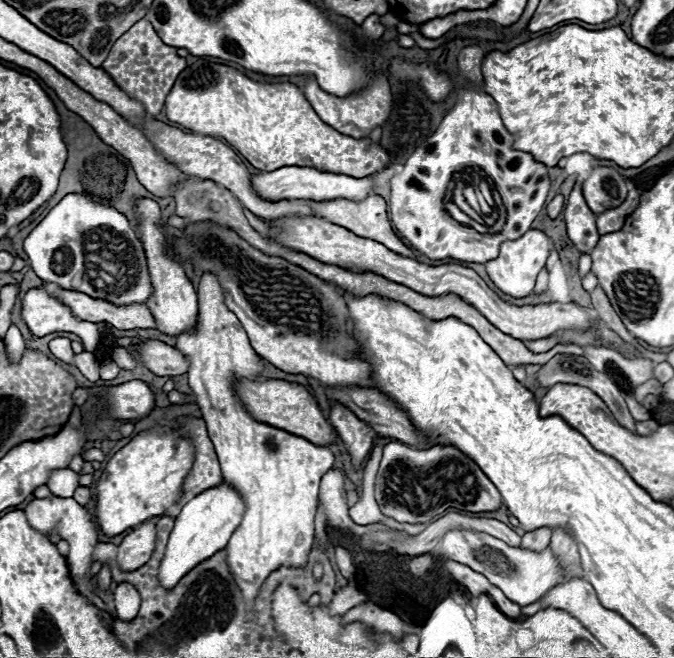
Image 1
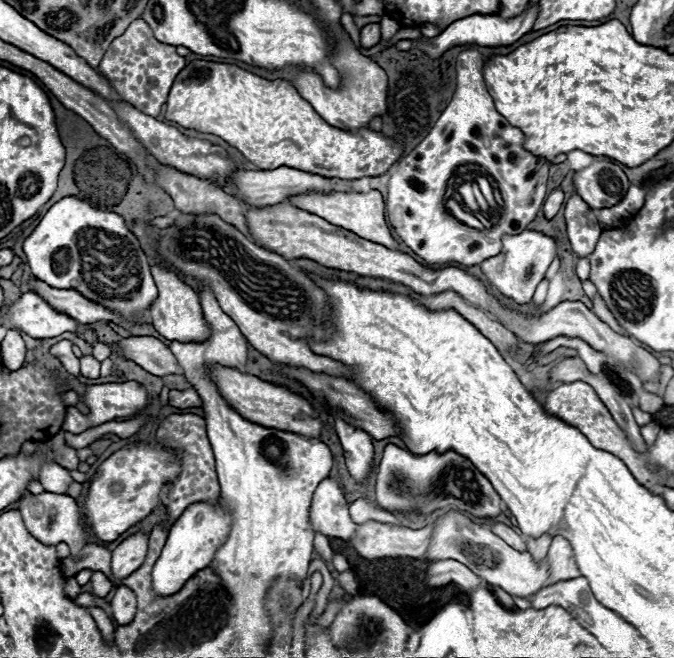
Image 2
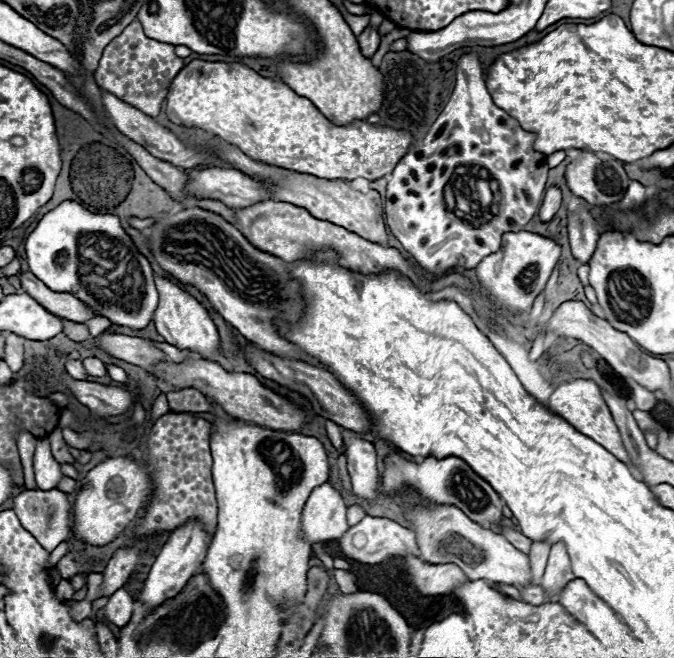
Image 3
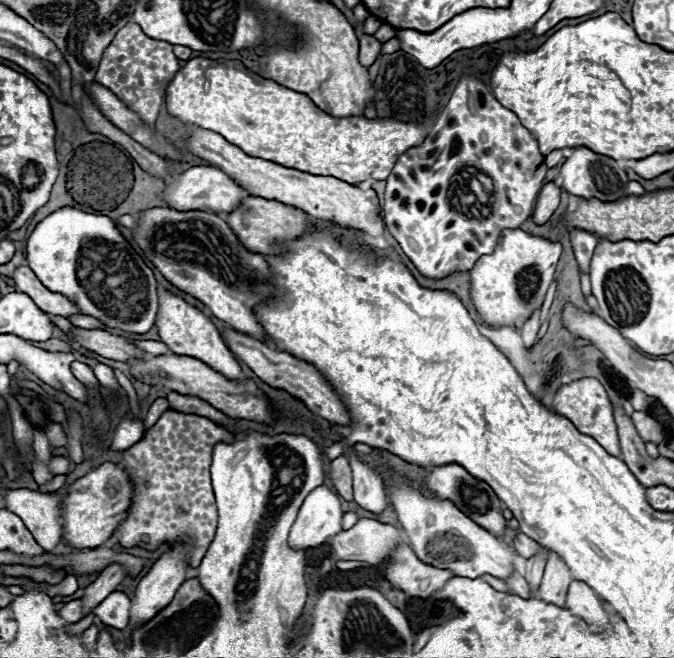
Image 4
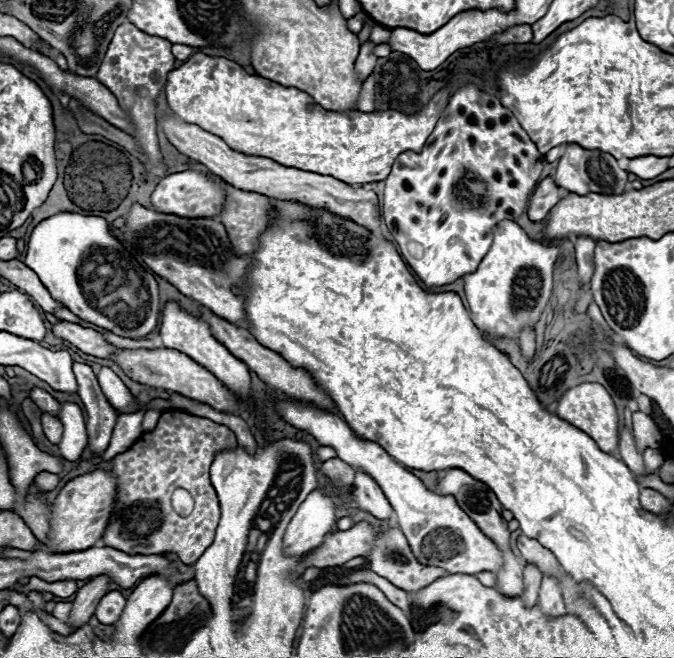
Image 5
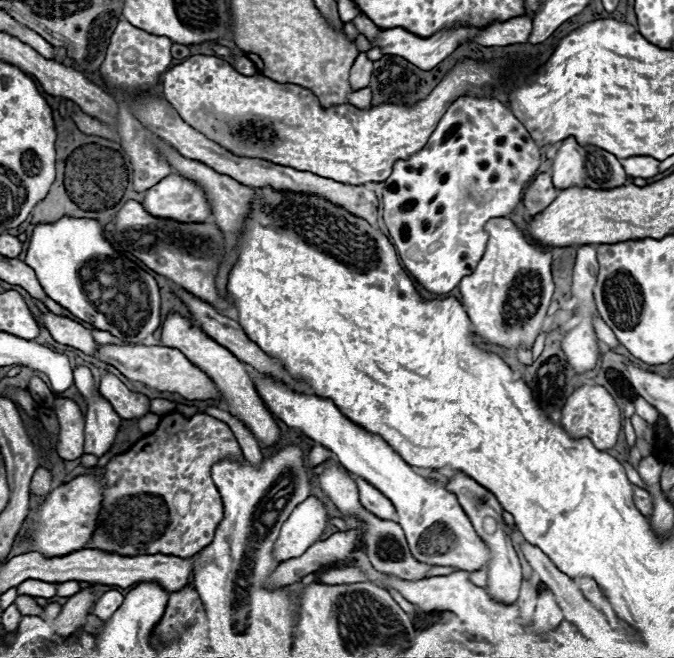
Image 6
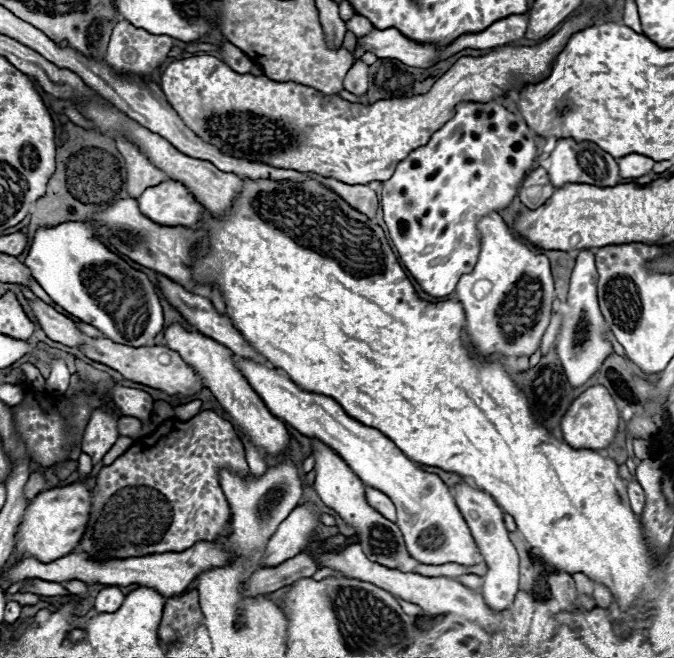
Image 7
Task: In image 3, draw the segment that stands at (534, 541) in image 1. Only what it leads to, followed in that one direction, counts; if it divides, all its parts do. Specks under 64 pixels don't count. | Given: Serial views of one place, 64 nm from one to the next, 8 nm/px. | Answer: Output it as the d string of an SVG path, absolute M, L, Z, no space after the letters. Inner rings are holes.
M546 542L532 544L532 554L528 554L528 556L530 556L530 572L532 572L534 584L540 584L540 578L544 574L544 566L548 560L548 552L550 552L550 544L546 544Z

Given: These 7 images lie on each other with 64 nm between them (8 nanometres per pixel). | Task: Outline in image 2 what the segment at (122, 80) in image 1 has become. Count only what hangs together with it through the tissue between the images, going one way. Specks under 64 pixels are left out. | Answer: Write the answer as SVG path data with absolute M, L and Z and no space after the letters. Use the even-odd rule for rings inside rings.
M138 18L126 28L120 38L110 44L96 70L102 78L108 80L108 84L118 92L118 96L124 98L124 102L130 102L134 108L148 116L158 116L162 104L168 98L168 90L172 88L176 74L184 66L186 62L182 56L176 54L176 48L152 38L152 30L148 28L148 24Z

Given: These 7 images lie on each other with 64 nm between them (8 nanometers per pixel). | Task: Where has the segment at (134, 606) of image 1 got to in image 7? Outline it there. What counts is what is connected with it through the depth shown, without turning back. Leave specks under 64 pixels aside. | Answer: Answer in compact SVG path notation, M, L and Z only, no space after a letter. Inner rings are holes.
M106 586L104 590L98 592L94 610L96 612L116 612L122 606L124 598L126 594L120 590L120 586Z

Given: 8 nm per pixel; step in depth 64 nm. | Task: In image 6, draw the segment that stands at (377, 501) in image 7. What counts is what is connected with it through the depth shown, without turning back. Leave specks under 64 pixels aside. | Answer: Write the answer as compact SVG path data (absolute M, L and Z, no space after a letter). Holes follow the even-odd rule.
M356 478L356 484L358 484L358 490L360 490L360 502L372 514L376 514L378 518L384 518L384 520L394 520L396 510L392 506L392 502L380 490L376 490L372 484L368 484L362 478Z

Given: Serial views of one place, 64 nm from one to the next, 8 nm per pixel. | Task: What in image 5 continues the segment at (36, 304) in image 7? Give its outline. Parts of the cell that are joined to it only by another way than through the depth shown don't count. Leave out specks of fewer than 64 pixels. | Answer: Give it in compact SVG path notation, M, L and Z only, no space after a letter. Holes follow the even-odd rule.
M60 320L56 324L52 324L52 332L70 342L72 346L76 346L78 350L82 350L84 354L92 354L92 356L98 356L98 358L110 358L118 348L116 346L110 346L102 340L102 334L92 330L92 328L84 328L80 324L74 324L74 322L66 322L66 320Z

